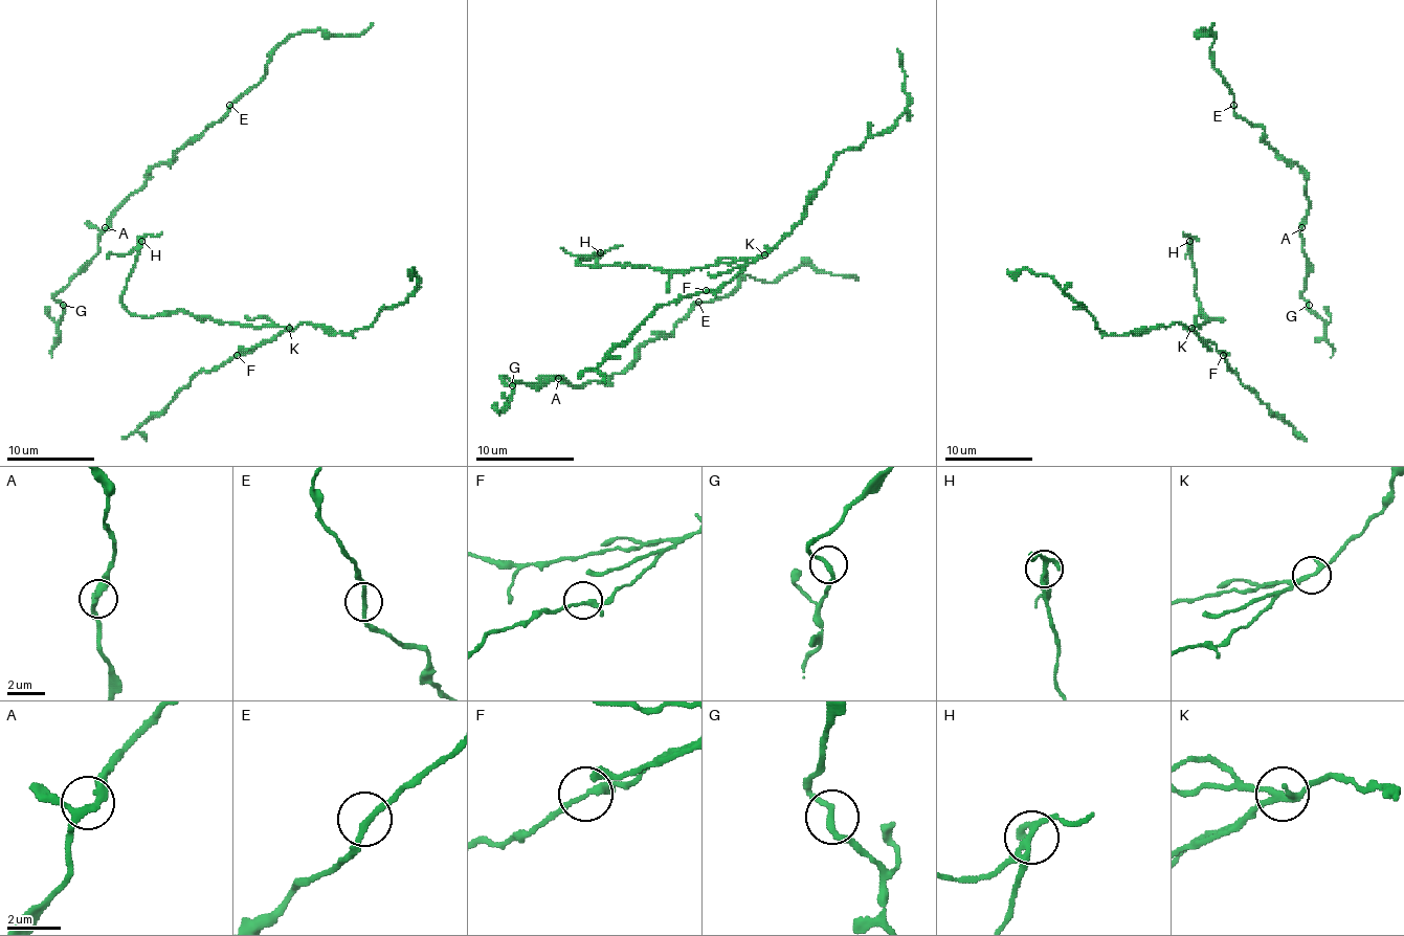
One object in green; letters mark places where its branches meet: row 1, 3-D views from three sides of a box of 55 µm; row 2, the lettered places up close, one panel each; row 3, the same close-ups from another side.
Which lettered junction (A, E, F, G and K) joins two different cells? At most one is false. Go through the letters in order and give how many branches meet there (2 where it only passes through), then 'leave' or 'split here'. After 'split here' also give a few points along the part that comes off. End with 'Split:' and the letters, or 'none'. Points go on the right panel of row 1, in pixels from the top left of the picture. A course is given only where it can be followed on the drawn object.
A: 3 | leave
E: 2 | leave
F: 3 | leave
G: 2 | leave
K: 4 | split here | (1191, 329), (1205, 317), (1201, 311), (1201, 317), (1197, 269), (1189, 257), (1187, 235), (1185, 237), (1183, 232)
Split: K

